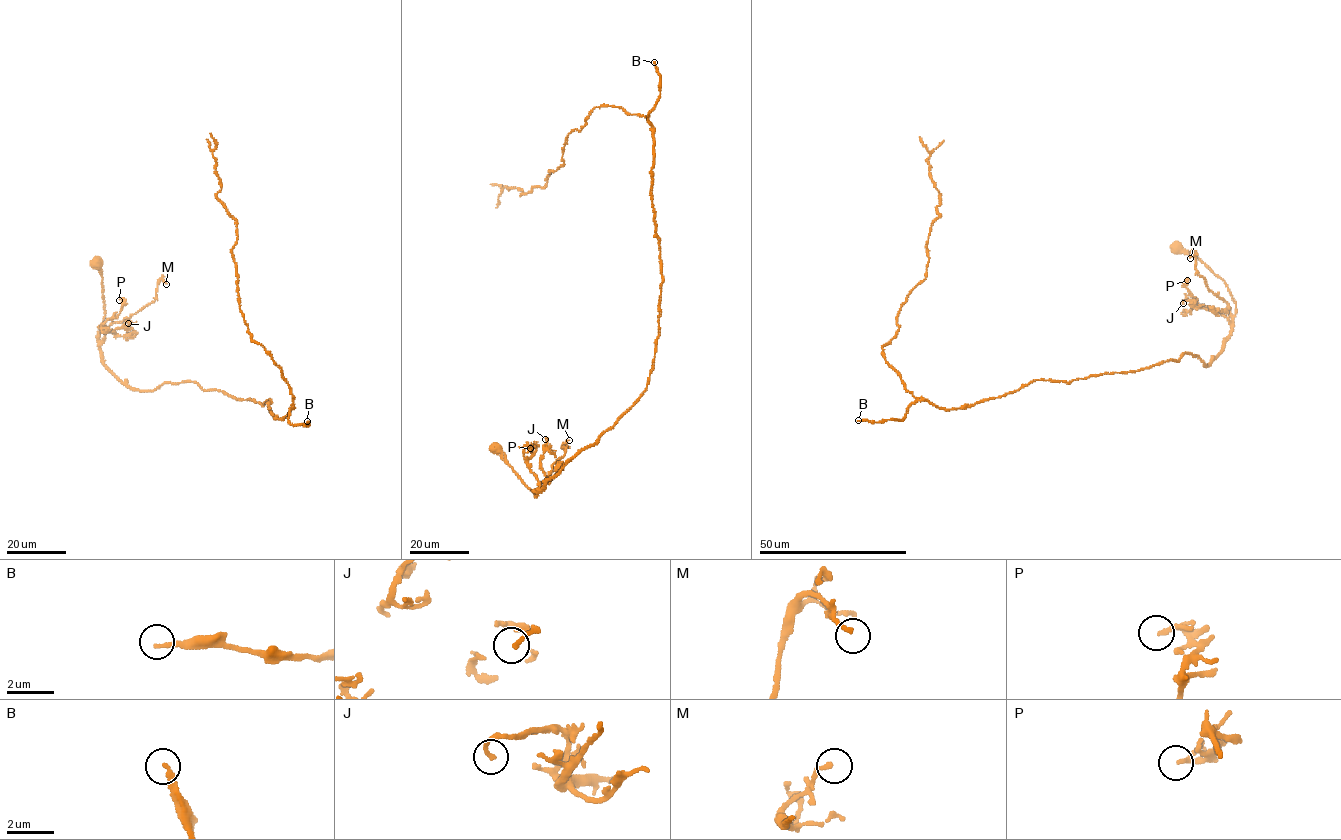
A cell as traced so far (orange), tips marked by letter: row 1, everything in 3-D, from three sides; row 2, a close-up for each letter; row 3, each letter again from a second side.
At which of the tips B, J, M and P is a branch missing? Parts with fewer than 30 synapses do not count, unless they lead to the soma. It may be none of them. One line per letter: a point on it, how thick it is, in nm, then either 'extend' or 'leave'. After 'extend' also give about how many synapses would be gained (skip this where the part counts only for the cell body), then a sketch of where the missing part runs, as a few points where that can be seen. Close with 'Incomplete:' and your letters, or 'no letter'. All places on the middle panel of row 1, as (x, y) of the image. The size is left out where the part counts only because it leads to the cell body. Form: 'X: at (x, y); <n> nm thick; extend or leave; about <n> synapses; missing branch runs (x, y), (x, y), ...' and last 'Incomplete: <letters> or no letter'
B: at (654, 62); 200 nm thick; extend; about 130 synapses; missing branch runs (654, 62), (622, 37), (559, 41), (539, 29), (514, 50), (497, 46), (484, 61), (460, 59), (466, 68)
J: at (545, 439); 180 nm thick; leave
M: at (569, 440); 140 nm thick; leave
P: at (530, 448); 180 nm thick; leave
Incomplete: B

